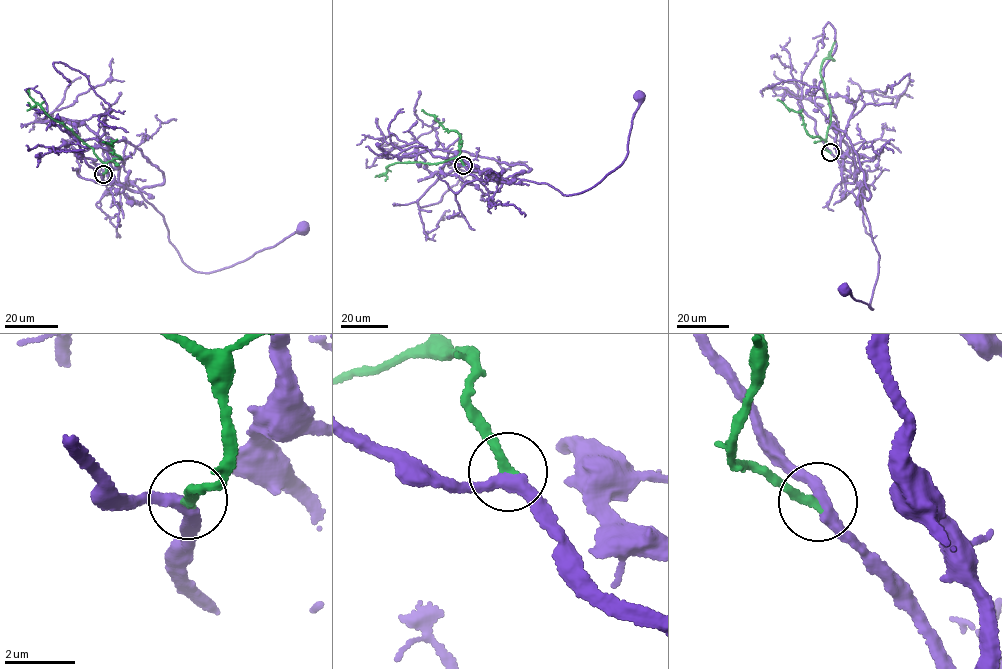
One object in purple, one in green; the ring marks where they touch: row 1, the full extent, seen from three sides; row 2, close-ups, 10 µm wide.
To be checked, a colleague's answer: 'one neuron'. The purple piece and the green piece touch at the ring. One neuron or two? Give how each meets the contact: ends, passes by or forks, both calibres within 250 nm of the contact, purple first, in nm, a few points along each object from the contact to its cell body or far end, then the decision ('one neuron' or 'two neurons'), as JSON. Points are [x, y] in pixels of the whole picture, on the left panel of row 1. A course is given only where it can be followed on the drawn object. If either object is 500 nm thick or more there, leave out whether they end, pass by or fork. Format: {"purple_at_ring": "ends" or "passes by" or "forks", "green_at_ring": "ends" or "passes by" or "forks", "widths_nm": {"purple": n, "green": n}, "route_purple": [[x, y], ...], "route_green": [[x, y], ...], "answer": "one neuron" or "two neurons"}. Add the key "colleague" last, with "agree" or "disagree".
{"purple_at_ring": "passes by", "green_at_ring": "ends", "widths_nm": {"purple": 340, "green": 240}, "route_purple": [[103, 174], [106, 183], [120, 182], [141, 193], [163, 216], [169, 242], [195, 271], [234, 265], [306, 230]], "route_green": [[103, 174], [105, 164], [93, 149], [51, 118], [29, 96], [29, 89]], "answer": "one neuron", "colleague": "agree"}

